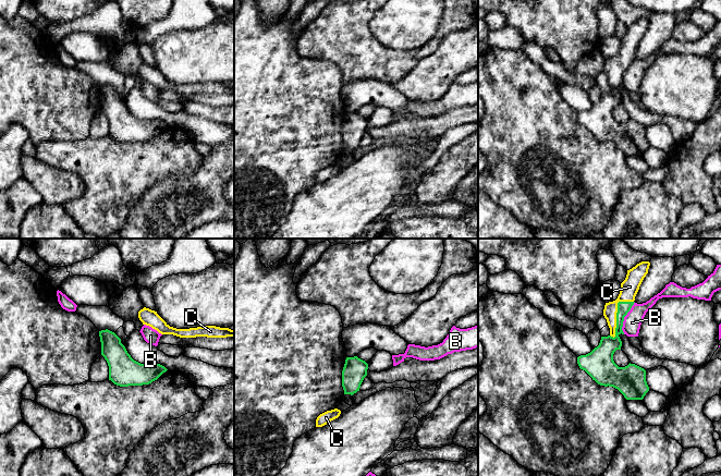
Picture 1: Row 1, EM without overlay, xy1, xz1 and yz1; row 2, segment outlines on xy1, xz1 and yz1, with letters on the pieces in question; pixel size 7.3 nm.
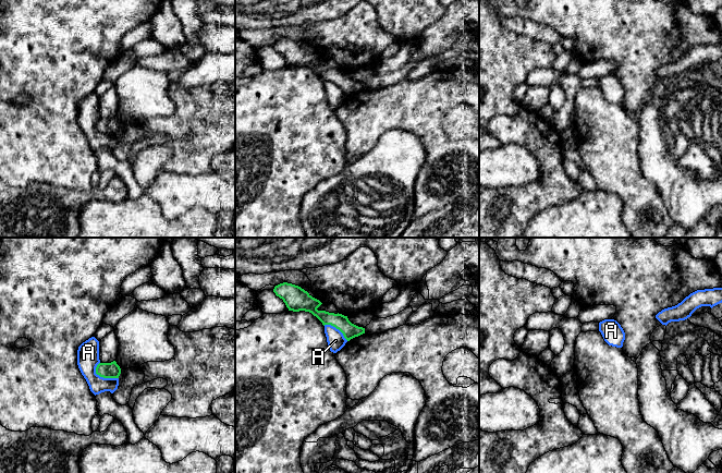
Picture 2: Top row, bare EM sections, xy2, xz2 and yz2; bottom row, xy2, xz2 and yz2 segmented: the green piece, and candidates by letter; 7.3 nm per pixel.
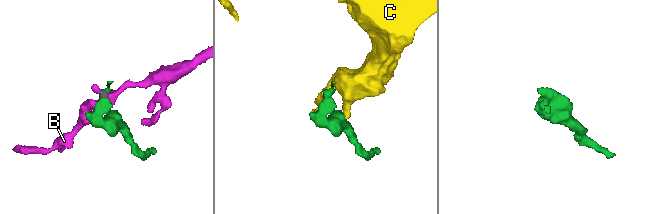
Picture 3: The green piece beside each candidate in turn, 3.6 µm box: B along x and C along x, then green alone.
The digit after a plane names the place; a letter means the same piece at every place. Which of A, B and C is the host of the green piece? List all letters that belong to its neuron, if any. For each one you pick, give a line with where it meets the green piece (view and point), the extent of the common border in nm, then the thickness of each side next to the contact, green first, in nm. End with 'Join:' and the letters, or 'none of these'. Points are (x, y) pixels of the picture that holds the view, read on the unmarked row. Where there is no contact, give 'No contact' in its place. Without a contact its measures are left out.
C: Touches green at yz1 (616, 69). Shared border 320 nm. Thickness 140 nm (green) against 140 nm
Join: C

